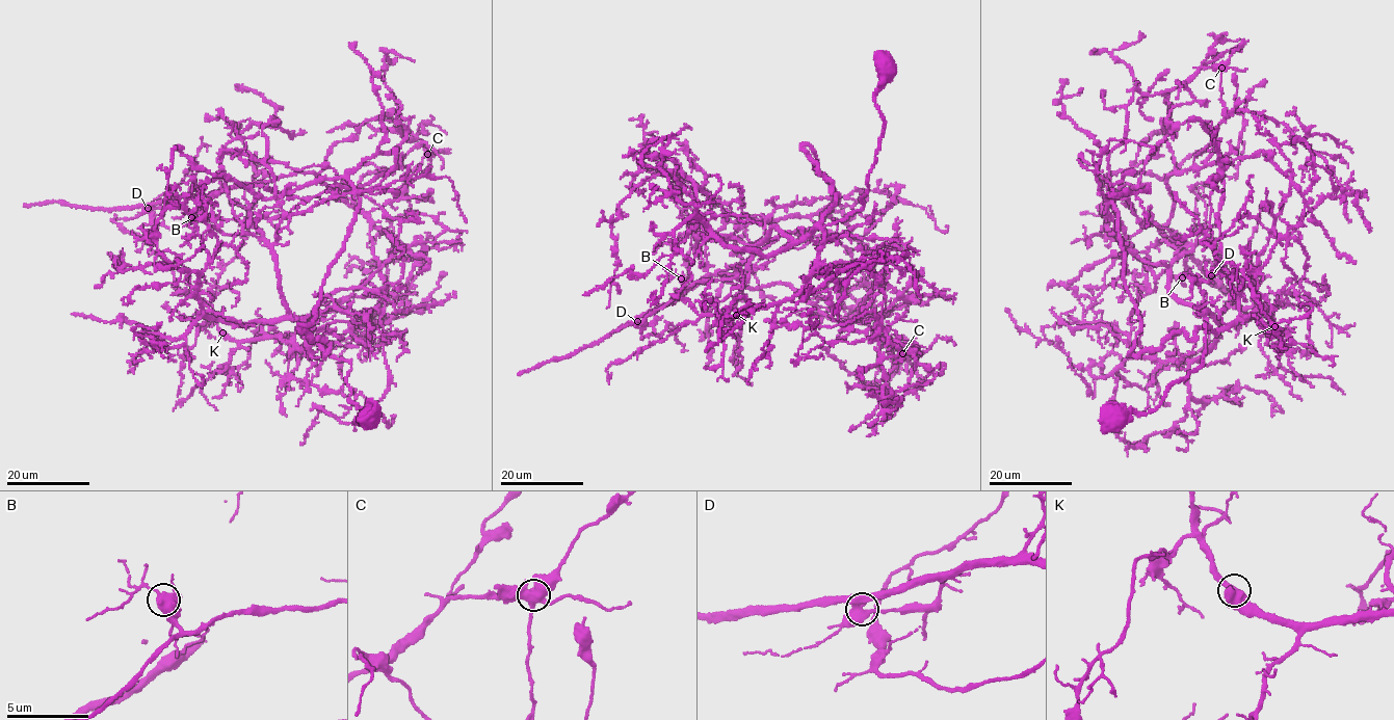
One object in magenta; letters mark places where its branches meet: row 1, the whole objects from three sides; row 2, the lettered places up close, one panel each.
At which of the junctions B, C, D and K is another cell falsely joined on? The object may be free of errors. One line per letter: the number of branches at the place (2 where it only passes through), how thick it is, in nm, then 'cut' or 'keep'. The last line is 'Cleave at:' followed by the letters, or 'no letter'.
B: 4 | 480 nm | keep
C: 4 | 600 nm | cut
D: 4 | 500 nm | keep
K: 4 | 550 nm | keep
Cleave at: C

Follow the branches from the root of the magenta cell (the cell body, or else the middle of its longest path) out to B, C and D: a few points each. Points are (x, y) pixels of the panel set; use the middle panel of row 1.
B: (889, 65), (874, 96), (885, 124), (864, 208), (797, 241), (770, 227), (731, 278), (688, 286), (681, 278)
C: (889, 65), (864, 208), (824, 225), (818, 258), (876, 252), (886, 268), (849, 321), (816, 305), (902, 353)
D: (889, 65), (864, 208), (797, 241), (770, 227), (742, 271), (683, 284), (637, 321)

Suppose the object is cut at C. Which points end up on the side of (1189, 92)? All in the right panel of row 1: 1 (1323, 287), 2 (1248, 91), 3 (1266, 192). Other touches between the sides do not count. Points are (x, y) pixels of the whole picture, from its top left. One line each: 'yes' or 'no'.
1: yes
2: no
3: yes

